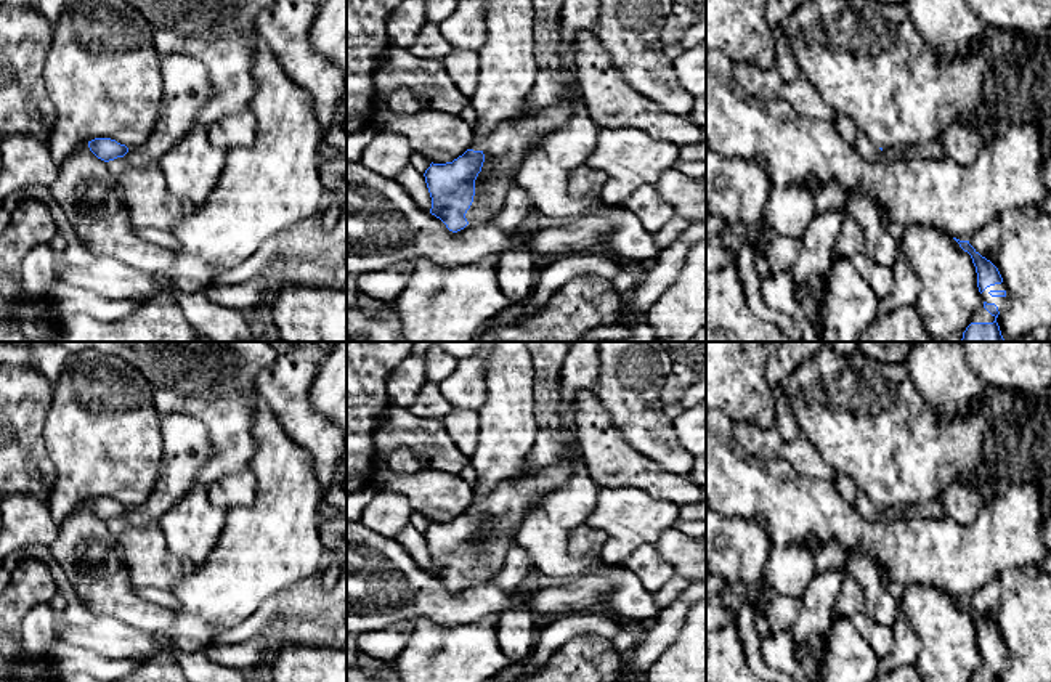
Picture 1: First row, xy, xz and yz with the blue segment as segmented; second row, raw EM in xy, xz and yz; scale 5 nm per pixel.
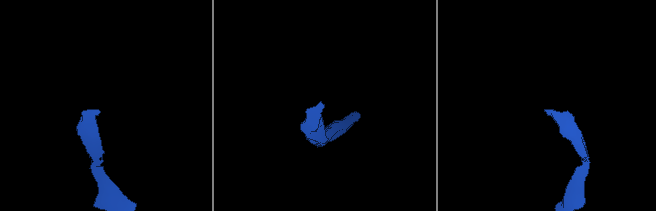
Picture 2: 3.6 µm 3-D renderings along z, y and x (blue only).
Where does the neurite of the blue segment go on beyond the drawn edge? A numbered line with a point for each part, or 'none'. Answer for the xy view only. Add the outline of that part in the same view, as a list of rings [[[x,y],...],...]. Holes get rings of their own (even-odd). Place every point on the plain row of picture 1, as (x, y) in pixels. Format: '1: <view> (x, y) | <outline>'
1: xy (186, 446) | [[[185,414],[160,416],[162,459],[157,481],[140,507],[128,509],[125,520],[136,526],[159,522],[197,483],[197,473],[213,454],[209,428]]]

